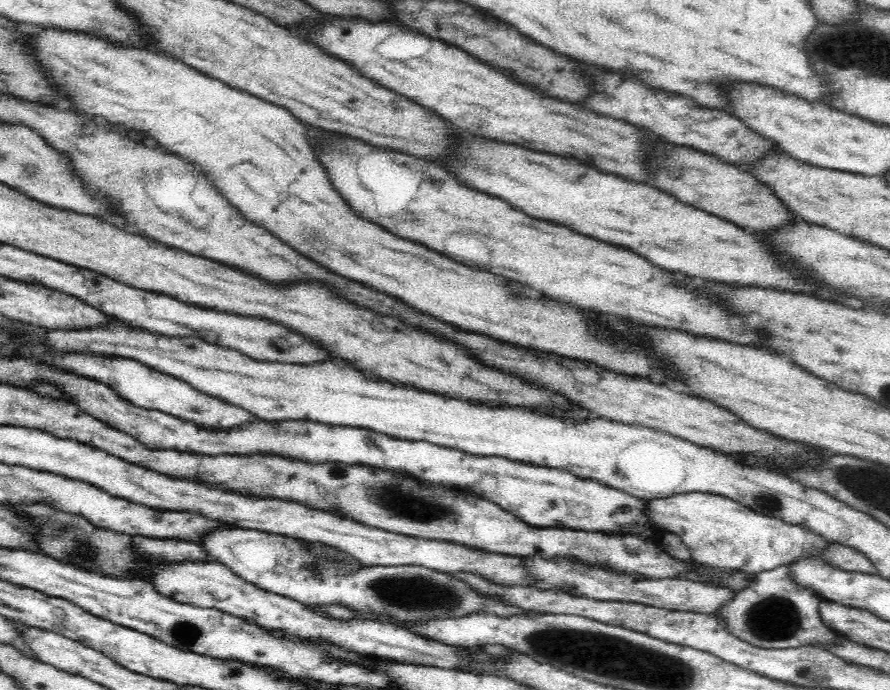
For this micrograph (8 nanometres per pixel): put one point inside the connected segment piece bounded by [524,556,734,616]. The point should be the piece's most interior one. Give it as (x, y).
(595, 583)

